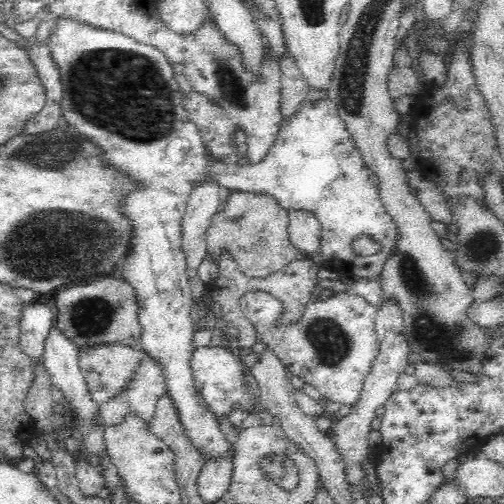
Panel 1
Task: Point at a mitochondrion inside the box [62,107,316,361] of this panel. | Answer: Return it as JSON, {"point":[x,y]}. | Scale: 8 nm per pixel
{"point":[92,317]}

